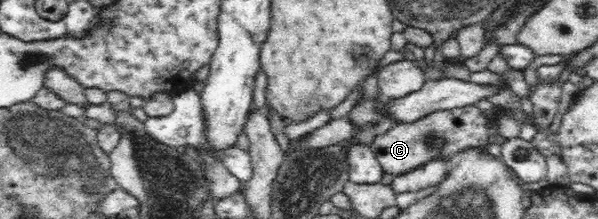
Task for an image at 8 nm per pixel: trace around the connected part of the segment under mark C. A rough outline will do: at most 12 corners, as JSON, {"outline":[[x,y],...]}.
{"outline":[[477,106],[381,132],[369,147],[397,177],[489,144]]}

